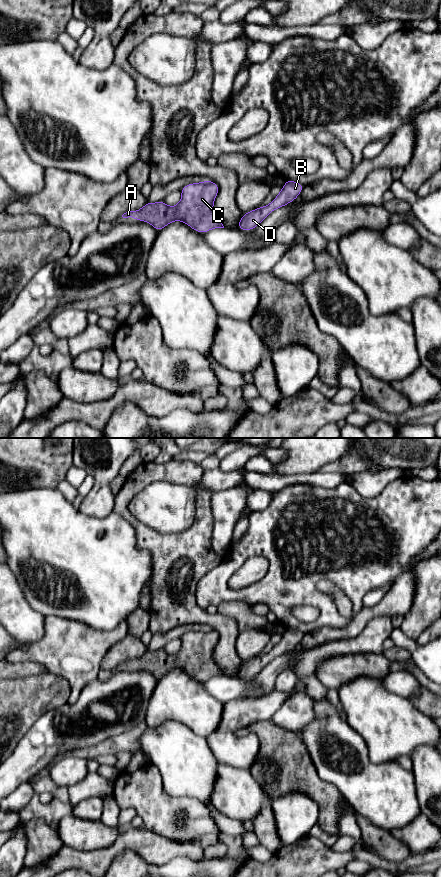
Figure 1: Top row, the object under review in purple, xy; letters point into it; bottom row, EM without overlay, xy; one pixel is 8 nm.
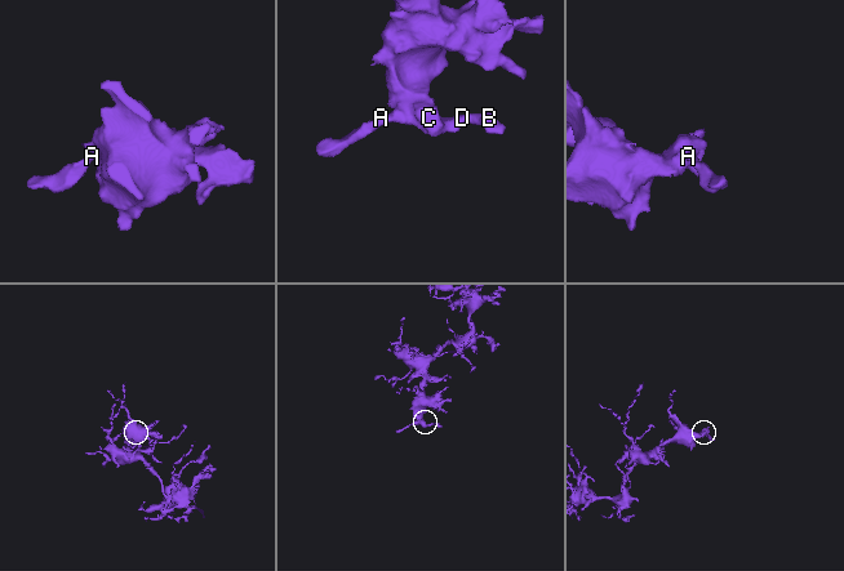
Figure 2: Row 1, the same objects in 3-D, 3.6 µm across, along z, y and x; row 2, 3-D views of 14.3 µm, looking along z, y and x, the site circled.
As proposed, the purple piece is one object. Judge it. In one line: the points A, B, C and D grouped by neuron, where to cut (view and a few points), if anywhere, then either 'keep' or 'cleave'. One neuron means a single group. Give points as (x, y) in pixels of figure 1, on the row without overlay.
A B C D | no cut | keep

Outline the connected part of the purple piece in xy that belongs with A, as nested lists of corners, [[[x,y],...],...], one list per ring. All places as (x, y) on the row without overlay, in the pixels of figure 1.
[[[214,629],[190,631],[180,640],[181,649],[176,654],[168,654],[164,649],[147,650],[141,657],[126,660],[122,665],[148,670],[157,680],[173,669],[182,669],[198,681],[224,676],[213,659],[219,640],[219,634]]]

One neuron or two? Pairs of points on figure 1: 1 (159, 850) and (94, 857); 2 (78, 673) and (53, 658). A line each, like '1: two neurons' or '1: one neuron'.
1: one neuron
2: one neuron

